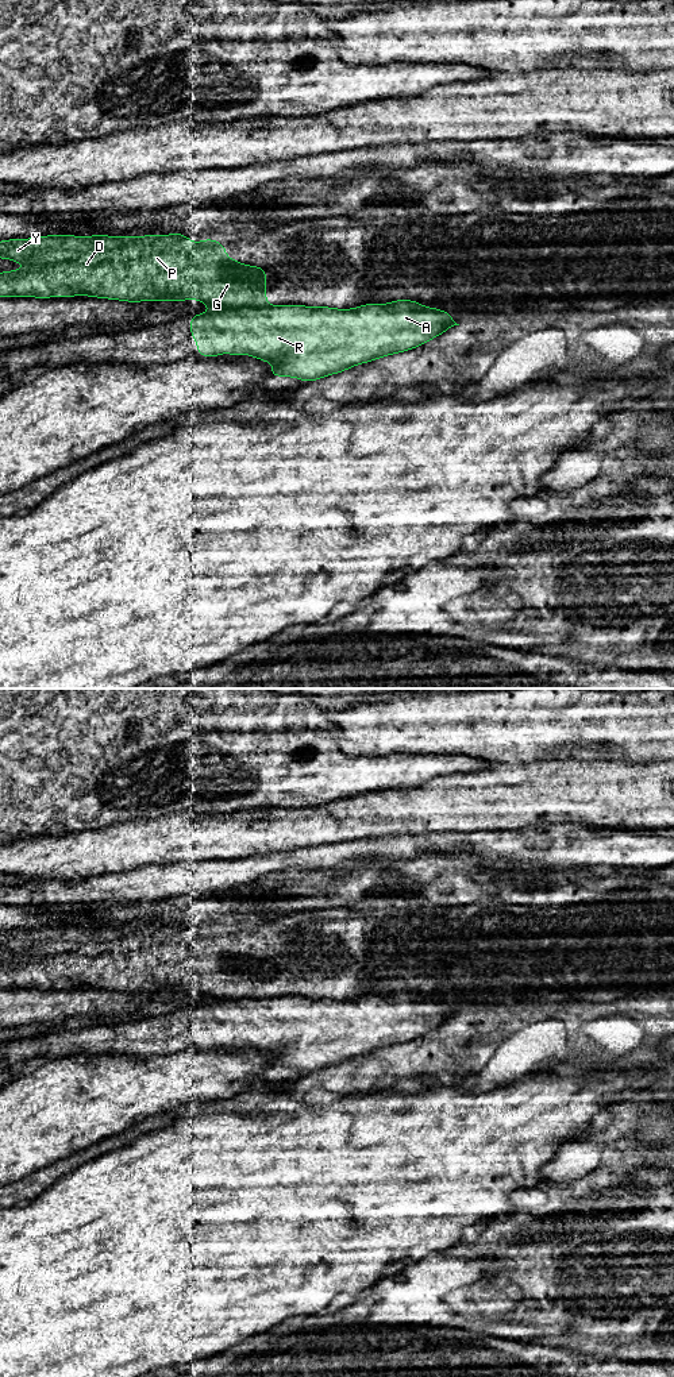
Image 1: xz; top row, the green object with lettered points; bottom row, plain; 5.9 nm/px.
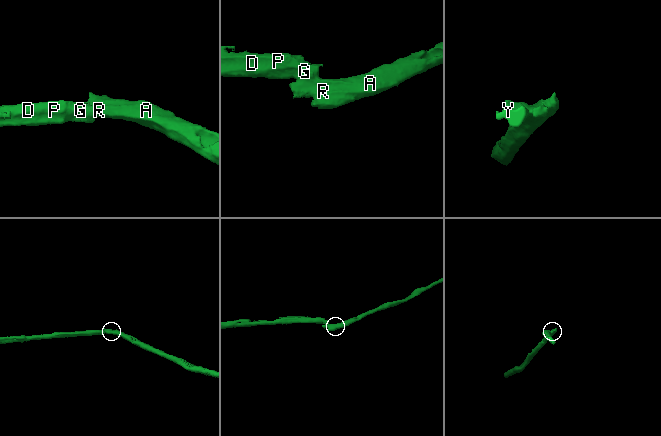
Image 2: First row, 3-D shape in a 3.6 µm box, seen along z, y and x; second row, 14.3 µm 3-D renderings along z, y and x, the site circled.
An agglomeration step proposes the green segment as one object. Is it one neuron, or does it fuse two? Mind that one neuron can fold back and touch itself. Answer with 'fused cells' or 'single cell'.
fused cells

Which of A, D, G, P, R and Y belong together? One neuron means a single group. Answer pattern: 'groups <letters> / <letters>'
groups A R / D G P Y

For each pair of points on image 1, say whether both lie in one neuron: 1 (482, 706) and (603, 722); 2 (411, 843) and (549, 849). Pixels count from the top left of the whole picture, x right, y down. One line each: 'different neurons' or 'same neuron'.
1: same neuron
2: same neuron

